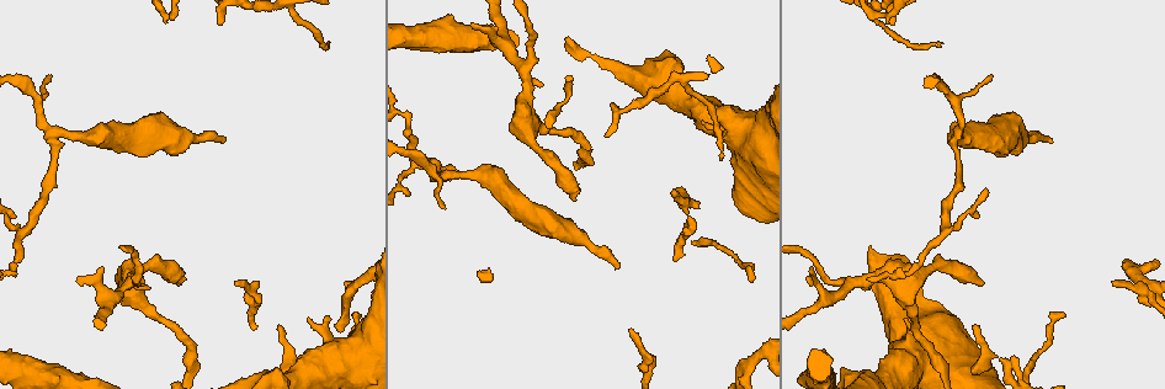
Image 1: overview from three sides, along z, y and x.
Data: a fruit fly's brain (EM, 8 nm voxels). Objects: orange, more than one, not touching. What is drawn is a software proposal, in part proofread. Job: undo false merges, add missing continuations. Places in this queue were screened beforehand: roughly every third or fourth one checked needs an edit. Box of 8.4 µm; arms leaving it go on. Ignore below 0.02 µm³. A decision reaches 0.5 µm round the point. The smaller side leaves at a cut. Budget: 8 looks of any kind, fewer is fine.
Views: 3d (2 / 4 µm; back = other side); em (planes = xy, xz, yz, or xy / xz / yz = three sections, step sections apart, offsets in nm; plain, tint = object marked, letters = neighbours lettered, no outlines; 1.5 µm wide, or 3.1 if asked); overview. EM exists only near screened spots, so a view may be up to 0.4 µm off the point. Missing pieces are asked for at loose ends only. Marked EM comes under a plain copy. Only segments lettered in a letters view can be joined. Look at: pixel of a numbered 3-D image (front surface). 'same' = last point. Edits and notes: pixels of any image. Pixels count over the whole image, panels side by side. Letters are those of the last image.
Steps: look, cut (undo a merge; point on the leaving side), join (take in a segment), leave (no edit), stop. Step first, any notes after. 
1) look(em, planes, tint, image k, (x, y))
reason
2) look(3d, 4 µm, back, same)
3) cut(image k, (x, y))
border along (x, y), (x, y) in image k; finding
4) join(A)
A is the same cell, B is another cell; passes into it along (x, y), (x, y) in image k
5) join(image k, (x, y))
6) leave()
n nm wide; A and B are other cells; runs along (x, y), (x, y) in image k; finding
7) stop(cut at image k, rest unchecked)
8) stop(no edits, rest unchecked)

look(em, planes, letters, image 1, (956, 135))
three arms meet

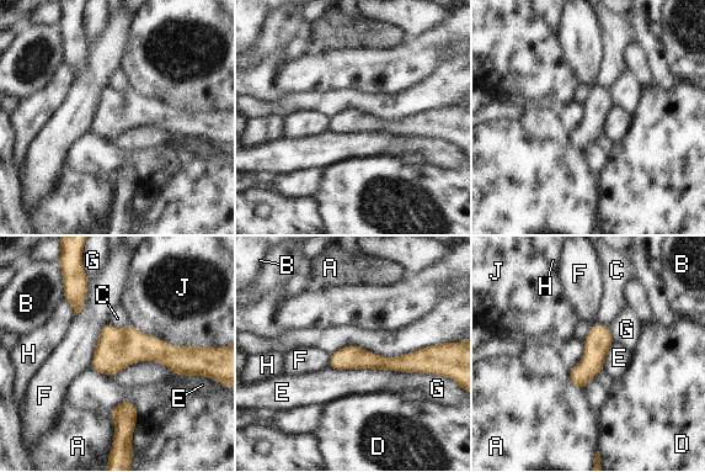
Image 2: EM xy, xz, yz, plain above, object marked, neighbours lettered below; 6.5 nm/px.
leave()
A, B, C, D, E, F, G, H and J are other cells; runs along (427, 360), (332, 364) in image 2; continuous, no second neuron

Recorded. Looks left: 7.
look(3d, 4 µm, image 1, (1050, 143))
branch stops here

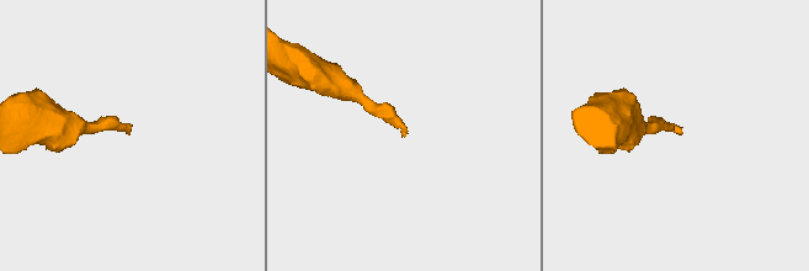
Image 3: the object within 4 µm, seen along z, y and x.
look(em, planes, tint, image 3, (680, 132))

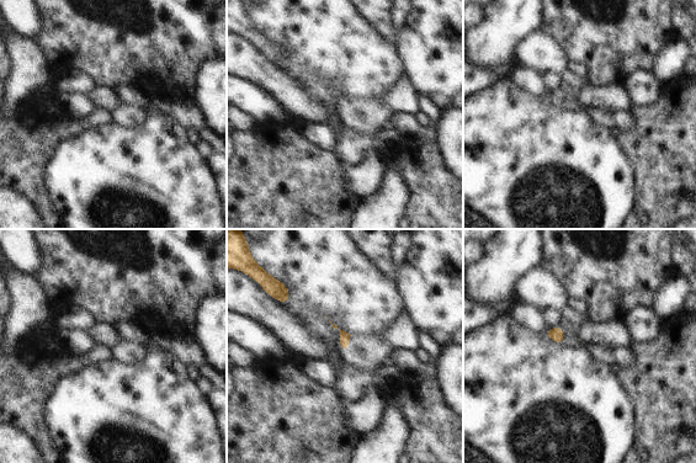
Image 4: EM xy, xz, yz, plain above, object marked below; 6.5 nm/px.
look(em, planes, letters, same)

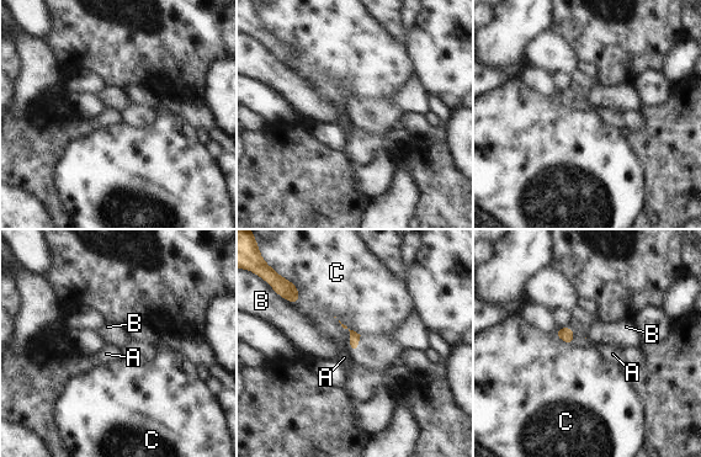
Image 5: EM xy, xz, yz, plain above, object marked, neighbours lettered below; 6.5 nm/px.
leave()
A, B and C are other cells; none of them fits

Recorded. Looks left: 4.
look(em, planes, letters, image 1, (328, 42))
free end

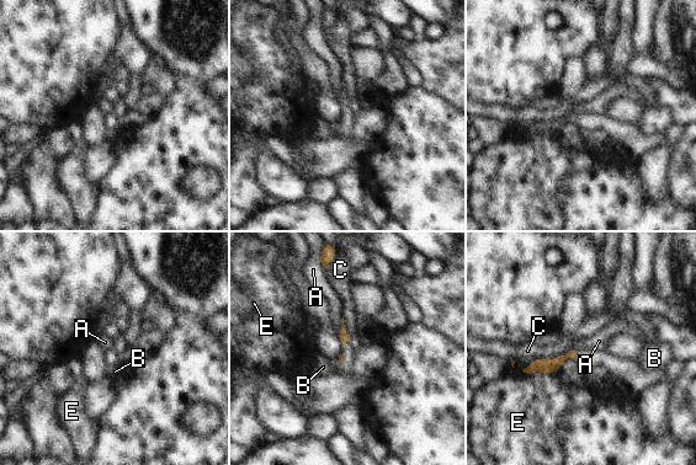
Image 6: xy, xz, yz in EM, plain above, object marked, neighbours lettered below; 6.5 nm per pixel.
leave()
A, B, C and E are other cells; border along (341, 319), (339, 336) in image 6; none of them fits

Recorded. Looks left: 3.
stop(no edits, rest unchecked)

